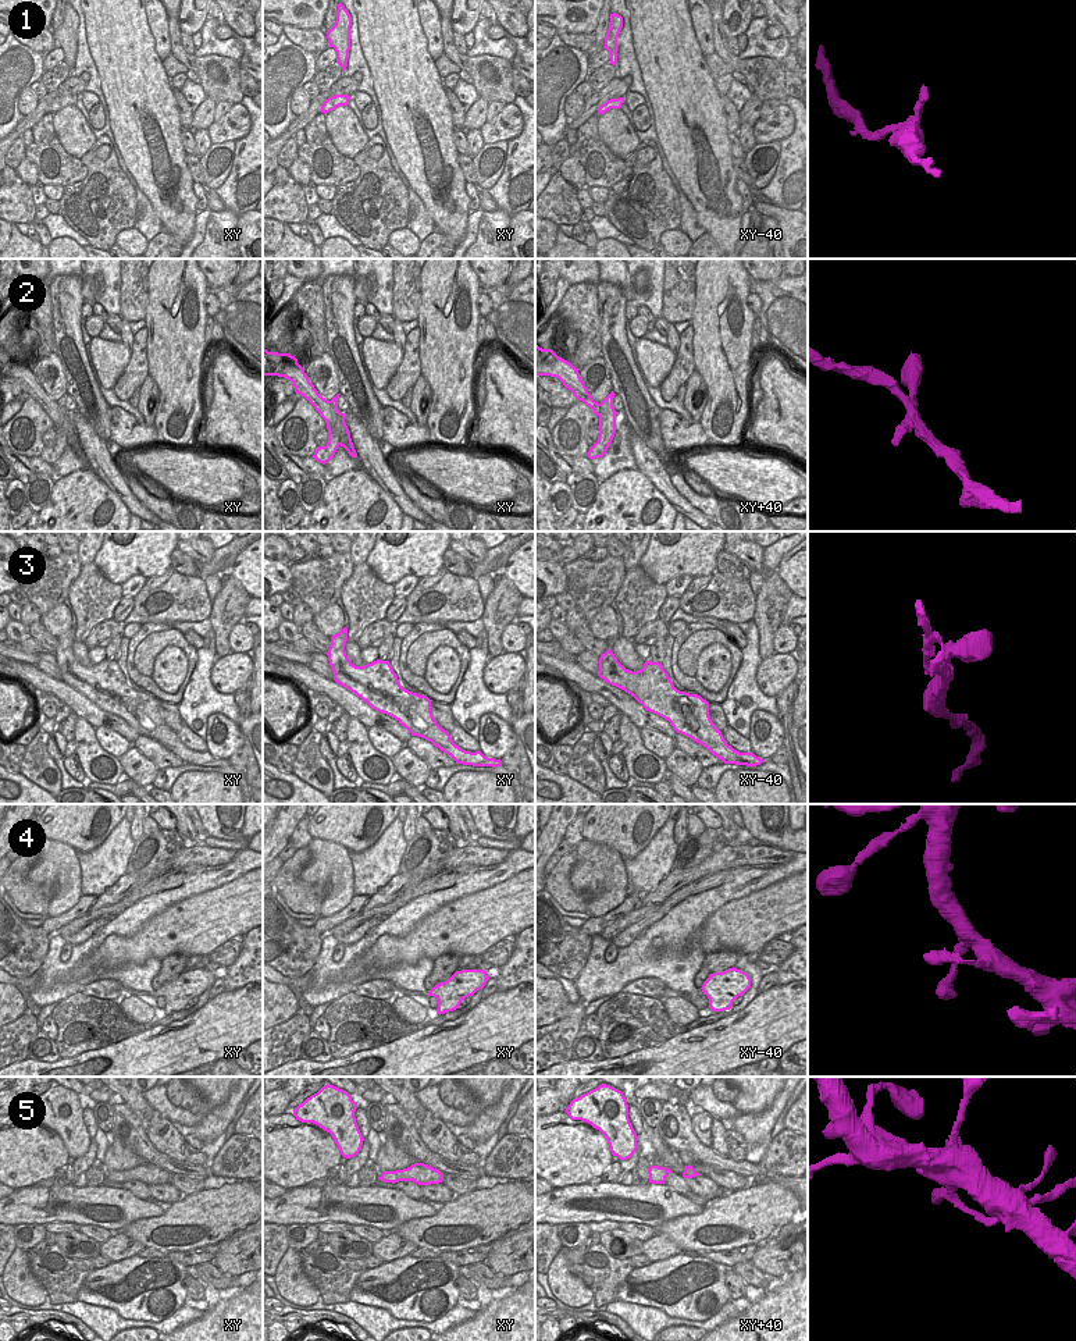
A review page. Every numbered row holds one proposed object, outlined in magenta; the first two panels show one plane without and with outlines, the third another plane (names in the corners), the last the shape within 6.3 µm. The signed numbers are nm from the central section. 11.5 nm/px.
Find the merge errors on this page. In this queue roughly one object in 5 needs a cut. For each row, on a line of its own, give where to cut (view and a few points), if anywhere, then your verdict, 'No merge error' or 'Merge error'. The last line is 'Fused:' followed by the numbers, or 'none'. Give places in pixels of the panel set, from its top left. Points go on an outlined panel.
1: Split along xy (335, 95), (324, 113). Merge error
2: Split along xy (330, 401), (335, 411), (335, 423), (328, 429). Merge error
3: No split. No merge error
4: No split. No merge error
5: No split. No merge error
Fused: 1, 2.

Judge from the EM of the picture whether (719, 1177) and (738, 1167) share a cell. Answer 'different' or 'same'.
different

